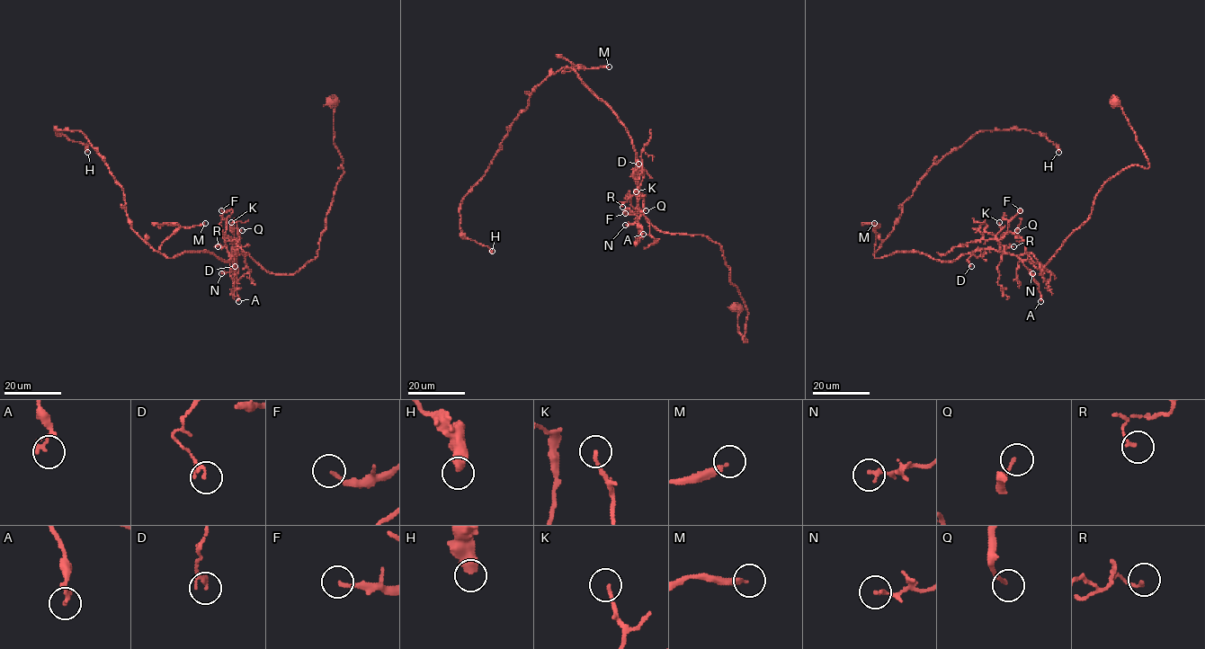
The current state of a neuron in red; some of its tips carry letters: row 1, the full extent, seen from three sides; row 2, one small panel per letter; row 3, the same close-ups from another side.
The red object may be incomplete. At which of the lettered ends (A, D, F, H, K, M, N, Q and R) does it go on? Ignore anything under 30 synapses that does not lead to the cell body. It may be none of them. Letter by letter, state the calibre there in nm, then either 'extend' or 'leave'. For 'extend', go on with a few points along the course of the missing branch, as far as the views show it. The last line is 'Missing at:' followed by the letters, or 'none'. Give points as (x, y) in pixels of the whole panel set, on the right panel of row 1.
A: calibre 200 nm; leave
D: calibre 80 nm; leave
F: calibre 180 nm; leave
H: calibre 500 nm; leave
K: calibre 140 nm; leave
M: calibre 260 nm; extend; course (874, 223), (872, 220), (883, 214), (942, 137), (942, 130)
N: calibre 110 nm; leave
Q: calibre 130 nm; leave
R: calibre 130 nm; leave
Missing at: M

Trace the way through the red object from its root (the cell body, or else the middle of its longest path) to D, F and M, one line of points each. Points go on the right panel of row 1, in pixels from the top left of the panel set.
D: (1115, 101), (1149, 167), (1129, 165), (1103, 185), (1089, 217), (1042, 274), (1030, 253), (981, 248), (971, 266)
F: (1115, 101), (1149, 167), (1129, 165), (1103, 185), (1042, 274), (1031, 253), (1003, 253), (998, 242), (1020, 210)
M: (1115, 101), (1149, 167), (1103, 185), (1042, 274), (1031, 253), (991, 248), (875, 258), (874, 223)

